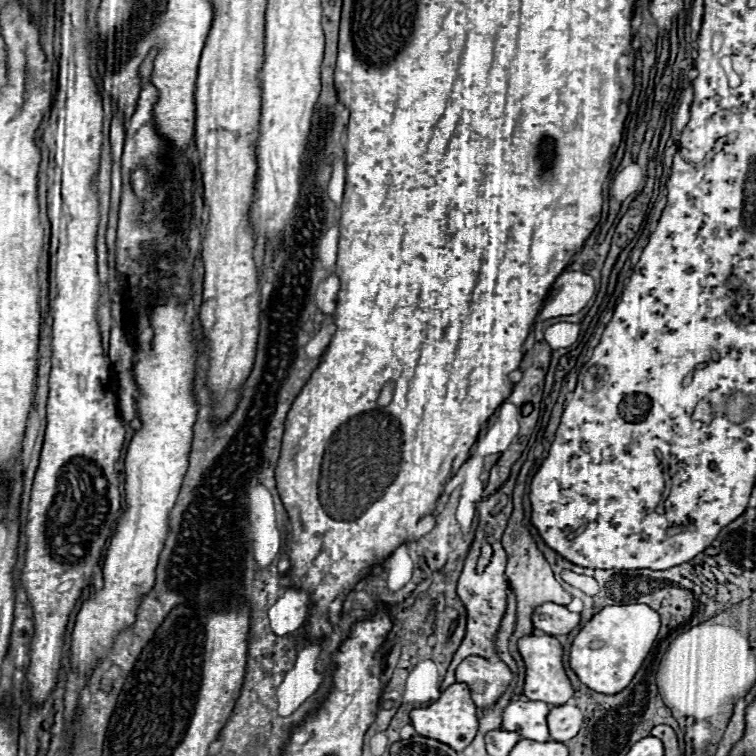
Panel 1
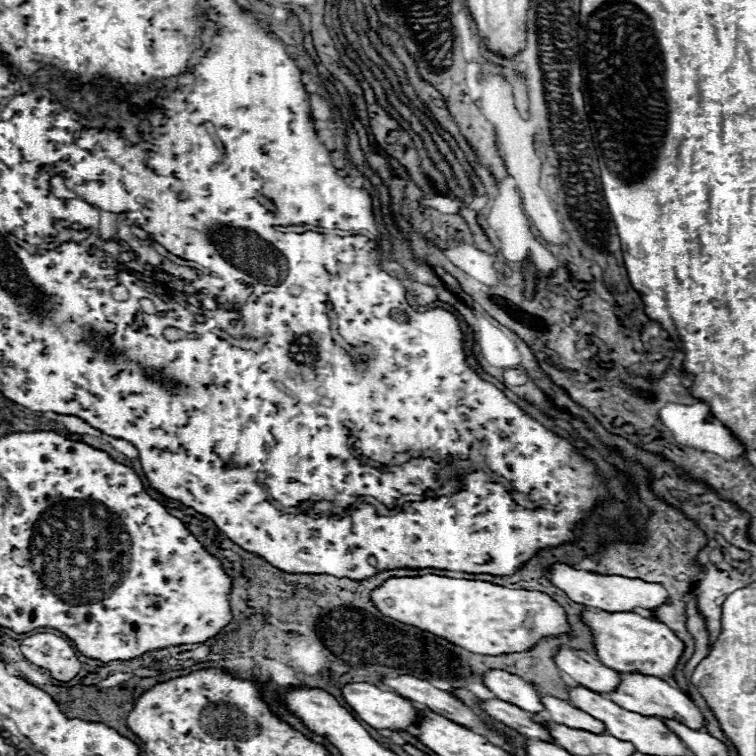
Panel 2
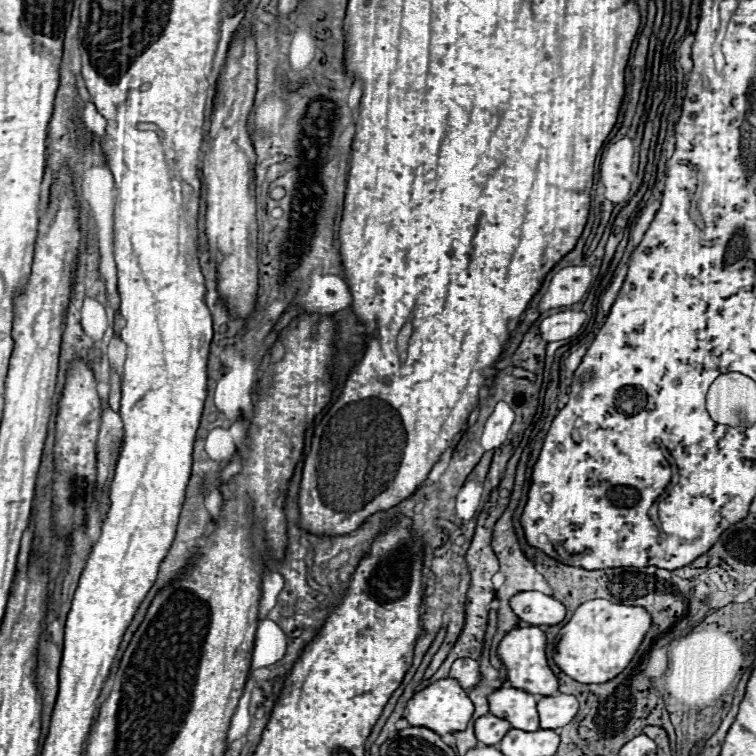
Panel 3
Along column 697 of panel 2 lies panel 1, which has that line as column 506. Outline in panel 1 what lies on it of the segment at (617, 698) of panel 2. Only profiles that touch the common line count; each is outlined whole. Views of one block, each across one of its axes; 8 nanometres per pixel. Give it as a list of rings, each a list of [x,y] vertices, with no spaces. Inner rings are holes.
[[[512,700],[502,712],[502,728],[518,732],[522,738],[546,742],[548,734],[548,704],[536,700]]]

